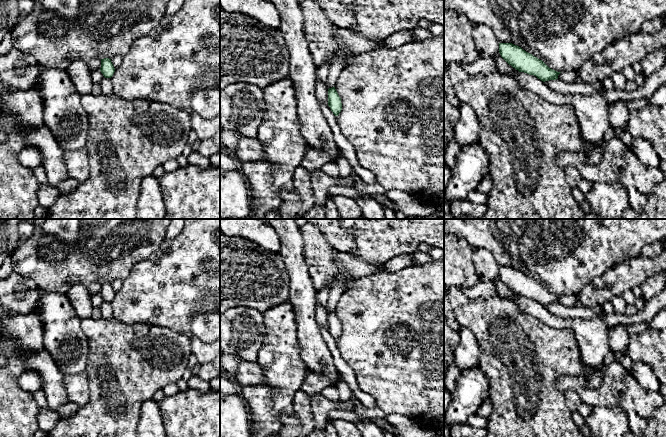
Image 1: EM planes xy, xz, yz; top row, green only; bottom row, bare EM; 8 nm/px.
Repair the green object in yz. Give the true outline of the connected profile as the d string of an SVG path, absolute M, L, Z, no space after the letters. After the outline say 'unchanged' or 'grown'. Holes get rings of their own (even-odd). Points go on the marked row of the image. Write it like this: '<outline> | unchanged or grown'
M499 43L501 57L519 72L534 75L541 81L558 79L561 72L549 68L542 60L512 43Z | unchanged

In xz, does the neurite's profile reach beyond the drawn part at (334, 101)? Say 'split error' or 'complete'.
complete

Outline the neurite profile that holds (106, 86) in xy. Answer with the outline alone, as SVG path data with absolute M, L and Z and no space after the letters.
M104 77L103 80L100 83L100 86L101 86L101 90L102 90L103 94L111 95L111 94L114 93L110 78Z

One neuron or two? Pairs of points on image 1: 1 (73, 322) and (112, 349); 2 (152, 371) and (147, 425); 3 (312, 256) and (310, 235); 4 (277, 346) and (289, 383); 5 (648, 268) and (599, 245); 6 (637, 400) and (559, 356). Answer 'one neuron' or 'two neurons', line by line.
1: two neurons
2: two neurons
3: one neuron
4: one neuron
5: two neurons
6: two neurons

